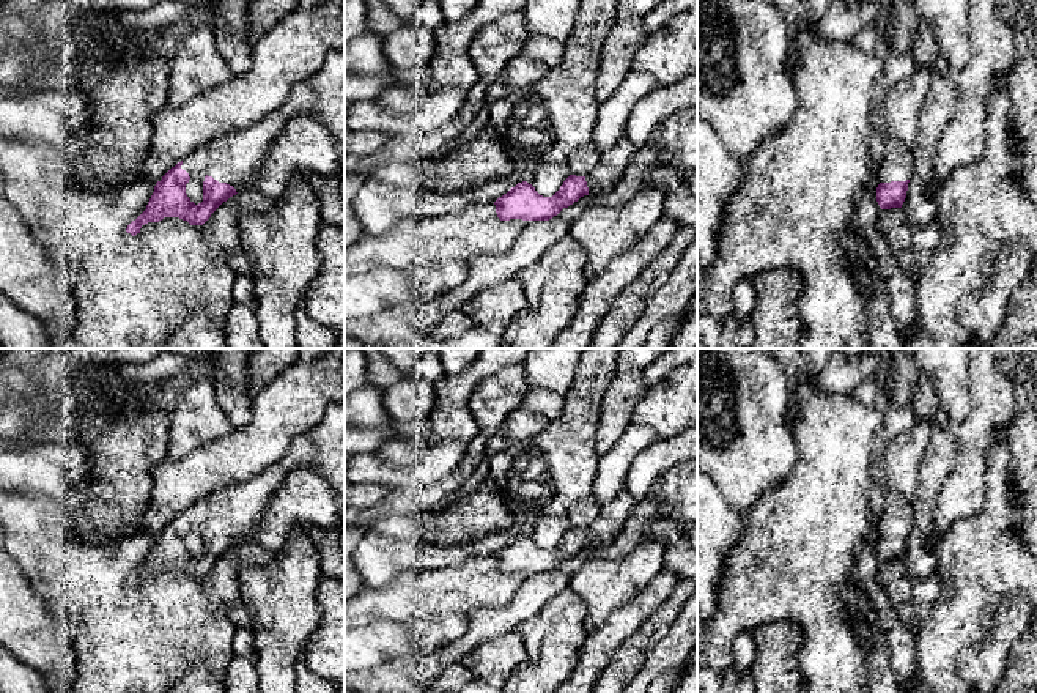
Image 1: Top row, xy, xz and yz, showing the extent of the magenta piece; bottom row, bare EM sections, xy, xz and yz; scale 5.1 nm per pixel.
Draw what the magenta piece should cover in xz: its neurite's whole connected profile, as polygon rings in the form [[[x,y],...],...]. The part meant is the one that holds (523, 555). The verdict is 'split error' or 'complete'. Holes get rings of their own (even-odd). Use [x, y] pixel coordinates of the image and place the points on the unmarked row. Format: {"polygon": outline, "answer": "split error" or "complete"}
{"polygon": [[[623,488],[611,502],[600,507],[596,520],[587,529],[570,528],[552,550],[540,548],[527,534],[518,536],[494,554],[497,570],[549,573],[584,548],[609,545],[622,534],[636,504],[633,495]]], "answer": "split error"}

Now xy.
{"polygon": [[[304,433],[260,476],[228,485],[198,501],[156,536],[146,562],[127,578],[126,584],[135,589],[145,576],[164,570],[179,570],[190,578],[203,578],[230,550],[255,542],[263,512],[275,490],[291,471],[313,468],[313,458],[315,444]],[[190,531],[203,536],[203,554],[198,558],[186,547]]], "answer": "split error"}

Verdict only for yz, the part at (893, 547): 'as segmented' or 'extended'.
extended

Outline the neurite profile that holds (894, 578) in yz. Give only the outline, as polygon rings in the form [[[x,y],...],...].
[[[902,561],[881,562],[878,581],[884,589],[891,606],[908,627],[914,622],[911,587],[914,578],[908,573]]]

